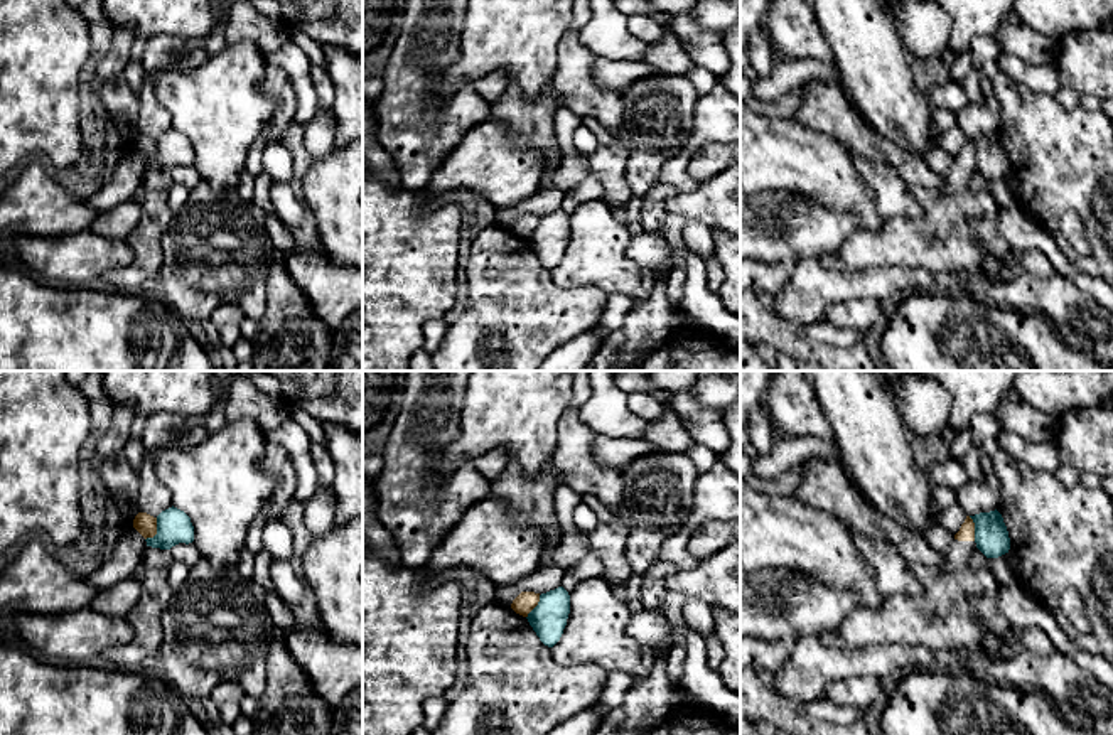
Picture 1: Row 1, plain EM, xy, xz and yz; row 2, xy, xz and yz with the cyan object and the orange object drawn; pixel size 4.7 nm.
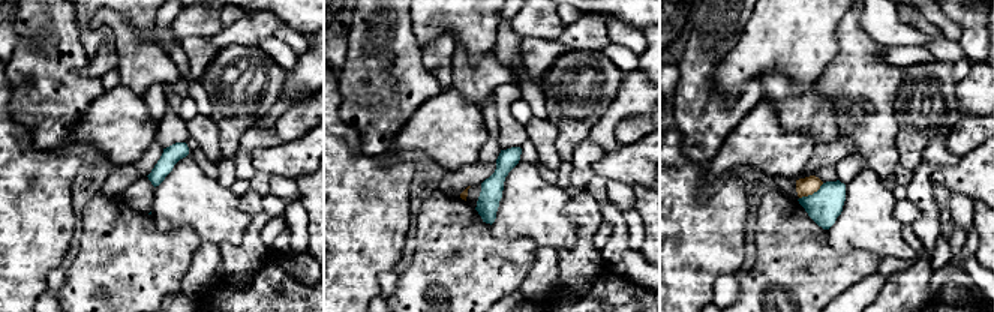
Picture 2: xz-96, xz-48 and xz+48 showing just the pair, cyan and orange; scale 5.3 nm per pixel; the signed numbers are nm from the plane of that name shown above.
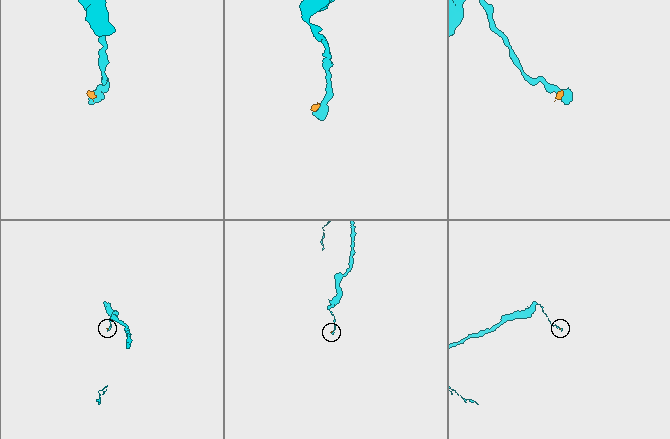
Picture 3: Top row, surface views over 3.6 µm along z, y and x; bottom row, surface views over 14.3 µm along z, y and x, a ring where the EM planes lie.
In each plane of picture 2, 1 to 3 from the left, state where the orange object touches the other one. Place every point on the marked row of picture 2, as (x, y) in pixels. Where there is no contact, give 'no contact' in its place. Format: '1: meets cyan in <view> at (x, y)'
1: no contact
2: no contact
3: meets cyan in xz+48 at (813, 194)

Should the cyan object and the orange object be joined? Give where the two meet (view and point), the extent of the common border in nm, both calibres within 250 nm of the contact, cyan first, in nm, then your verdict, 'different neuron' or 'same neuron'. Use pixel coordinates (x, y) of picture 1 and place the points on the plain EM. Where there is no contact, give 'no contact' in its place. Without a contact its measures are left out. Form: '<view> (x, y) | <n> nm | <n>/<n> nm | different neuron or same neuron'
xy (157, 154) | 130 nm | 170/100 nm | different neuron

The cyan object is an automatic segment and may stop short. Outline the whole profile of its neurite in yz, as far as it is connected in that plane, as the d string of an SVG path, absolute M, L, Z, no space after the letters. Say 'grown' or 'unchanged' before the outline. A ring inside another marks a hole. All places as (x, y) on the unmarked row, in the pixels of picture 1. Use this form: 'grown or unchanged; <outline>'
unchanged; M995 131L970 138L975 145L976 170L987 180L998 180L1010 172L1010 160L1002 137Z

